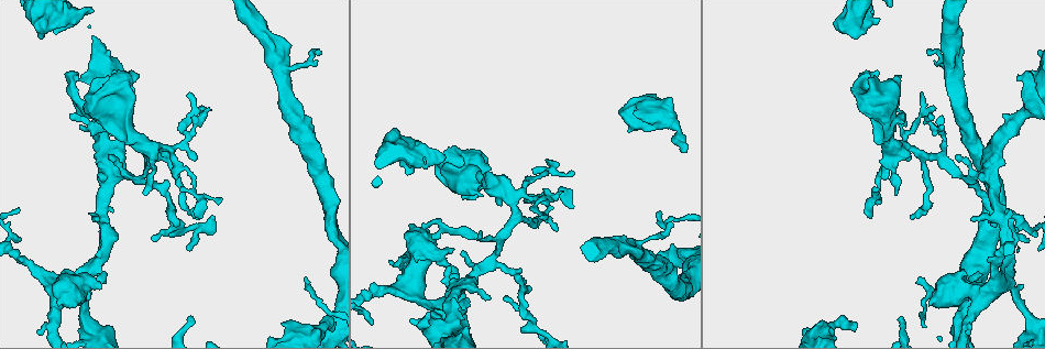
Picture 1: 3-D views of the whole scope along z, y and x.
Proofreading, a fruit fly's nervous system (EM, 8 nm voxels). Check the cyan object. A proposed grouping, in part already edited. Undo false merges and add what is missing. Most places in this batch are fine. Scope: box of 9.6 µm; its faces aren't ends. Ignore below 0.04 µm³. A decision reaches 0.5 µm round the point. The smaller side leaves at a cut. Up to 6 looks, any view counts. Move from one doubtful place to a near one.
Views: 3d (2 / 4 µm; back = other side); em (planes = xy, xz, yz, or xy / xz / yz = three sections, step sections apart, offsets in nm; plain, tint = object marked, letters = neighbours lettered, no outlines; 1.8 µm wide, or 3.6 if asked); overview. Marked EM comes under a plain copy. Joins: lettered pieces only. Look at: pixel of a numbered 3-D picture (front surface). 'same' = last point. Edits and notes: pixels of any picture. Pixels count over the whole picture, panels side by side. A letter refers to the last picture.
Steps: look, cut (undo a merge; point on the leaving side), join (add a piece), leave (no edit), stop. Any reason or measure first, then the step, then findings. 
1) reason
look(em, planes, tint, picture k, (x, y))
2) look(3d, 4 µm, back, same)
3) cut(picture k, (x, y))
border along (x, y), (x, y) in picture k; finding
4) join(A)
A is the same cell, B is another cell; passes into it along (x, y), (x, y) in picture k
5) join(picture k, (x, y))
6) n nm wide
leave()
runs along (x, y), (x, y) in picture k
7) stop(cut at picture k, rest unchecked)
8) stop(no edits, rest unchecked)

stops while still wide
look(3d, 2 µm, back, picture 1, (411, 173))

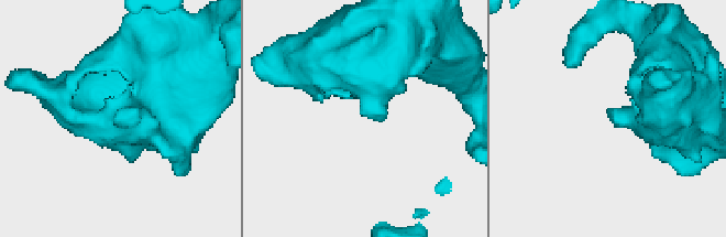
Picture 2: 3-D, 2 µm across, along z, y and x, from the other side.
need the tissue
look(em, xz, step 8, letters, picture 2, (362, 114))

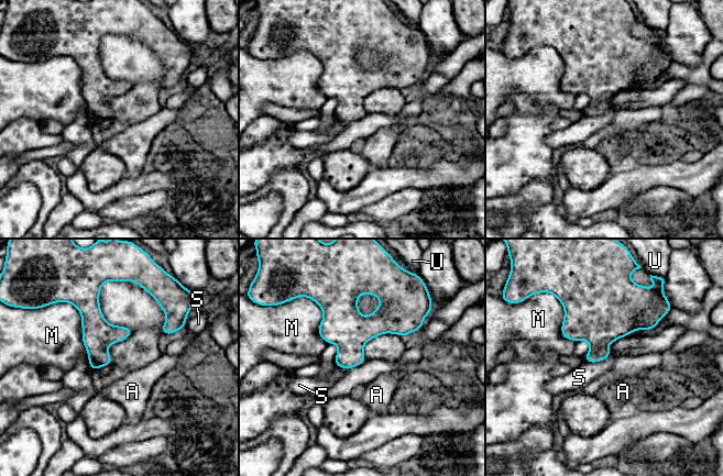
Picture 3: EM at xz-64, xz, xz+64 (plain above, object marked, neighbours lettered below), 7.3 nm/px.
cut it another way
look(em, planes, letters, same)

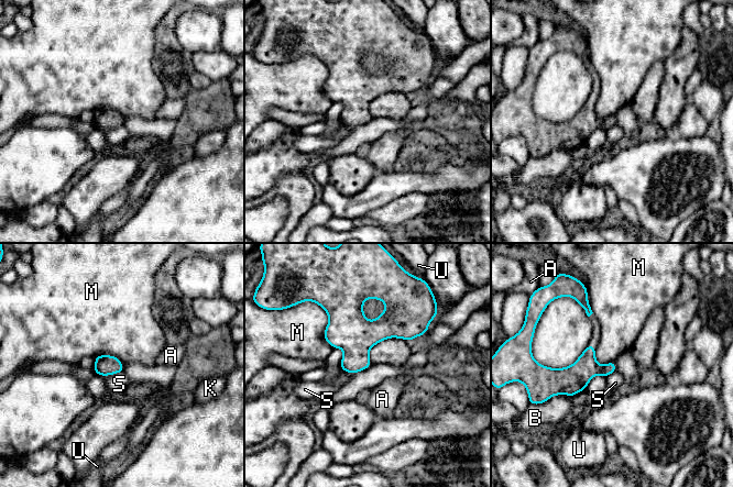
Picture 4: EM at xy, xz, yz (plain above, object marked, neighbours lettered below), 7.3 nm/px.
M touches over 340 nm
leave()
A, B, K, M, S and U are other cells; no lettered piece goes on from it

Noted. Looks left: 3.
abrupt turn
look(em, xz, step 8, tint, picture 1, (112, 173))

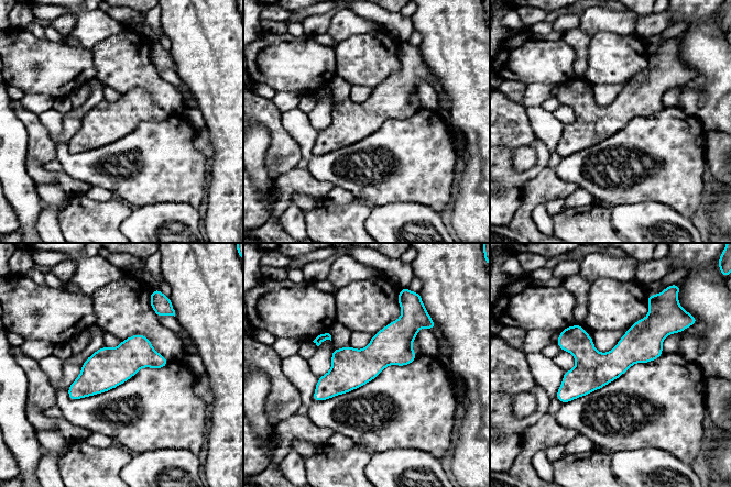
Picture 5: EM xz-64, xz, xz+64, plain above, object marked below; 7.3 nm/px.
cut it another way
look(em, planes, letters, same)

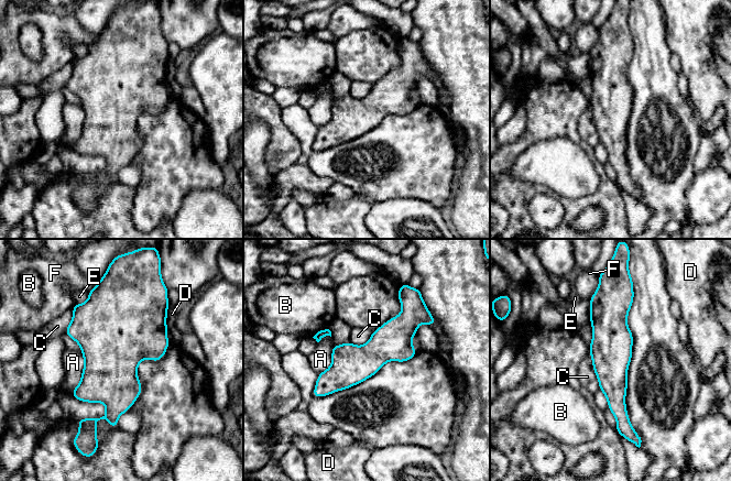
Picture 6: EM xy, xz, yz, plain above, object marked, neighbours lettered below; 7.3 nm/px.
leave()
A, B, C, D, E and F are other cells; border along (588, 351), (600, 390) in picture 6; all the same neuron

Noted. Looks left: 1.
stop(no edits, rest unchecked)

